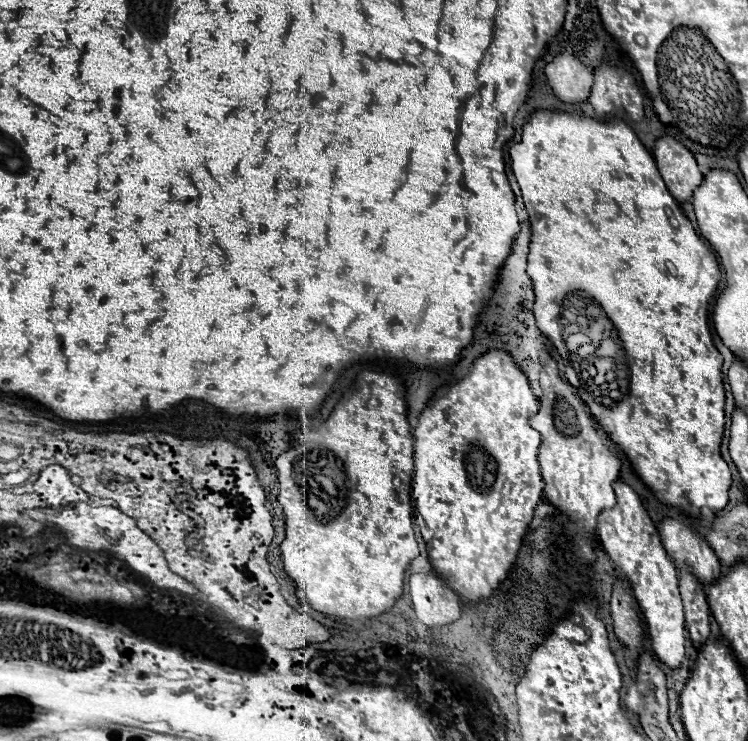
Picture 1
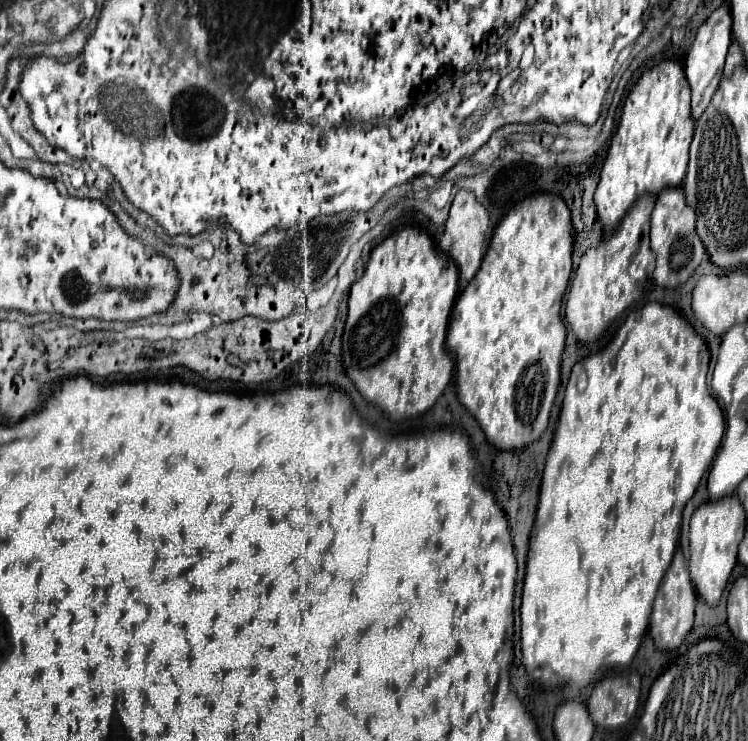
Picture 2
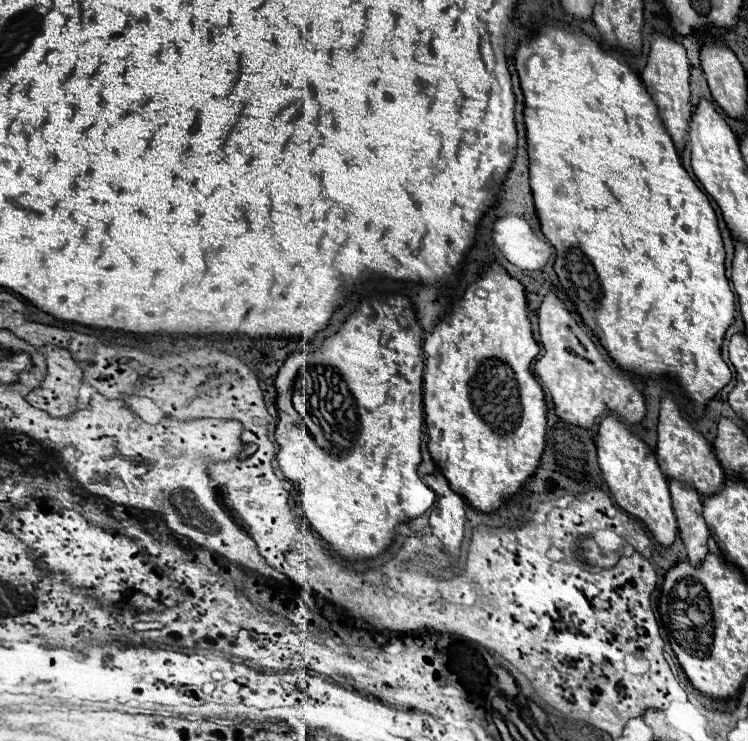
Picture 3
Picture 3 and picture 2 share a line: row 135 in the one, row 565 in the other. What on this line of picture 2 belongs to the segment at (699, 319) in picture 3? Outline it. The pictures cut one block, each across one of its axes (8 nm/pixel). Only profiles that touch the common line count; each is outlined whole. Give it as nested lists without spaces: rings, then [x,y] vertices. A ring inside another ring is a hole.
[[[648,302],[642,308],[636,308],[628,314],[616,336],[610,340],[606,348],[602,348],[598,354],[586,356],[580,360],[570,374],[570,382],[566,386],[566,396],[560,412],[560,420],[554,432],[554,440],[550,444],[546,466],[542,474],[542,486],[540,486],[540,502],[536,512],[536,522],[530,534],[530,552],[528,552],[528,564],[526,564],[526,576],[524,576],[524,594],[522,594],[522,664],[528,670],[528,676],[536,676],[540,684],[546,686],[560,686],[566,680],[572,680],[574,684],[586,686],[592,676],[604,668],[604,666],[624,666],[630,664],[640,640],[648,628],[650,610],[654,602],[654,594],[660,586],[660,580],[672,562],[678,534],[680,534],[680,520],[682,510],[686,502],[692,498],[694,490],[700,484],[700,478],[704,476],[706,468],[712,464],[714,454],[720,446],[722,434],[724,434],[724,416],[718,406],[718,402],[708,392],[706,374],[708,374],[708,362],[710,352],[706,342],[700,338],[700,334],[690,326],[690,322],[672,310],[670,306]],[[586,368],[588,372],[588,386],[584,392],[576,388],[576,380],[580,370]]]

